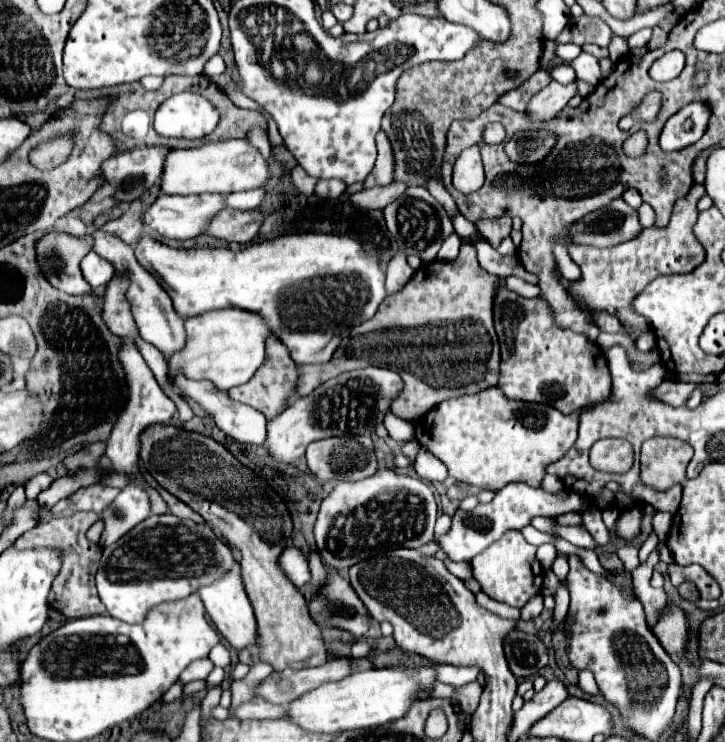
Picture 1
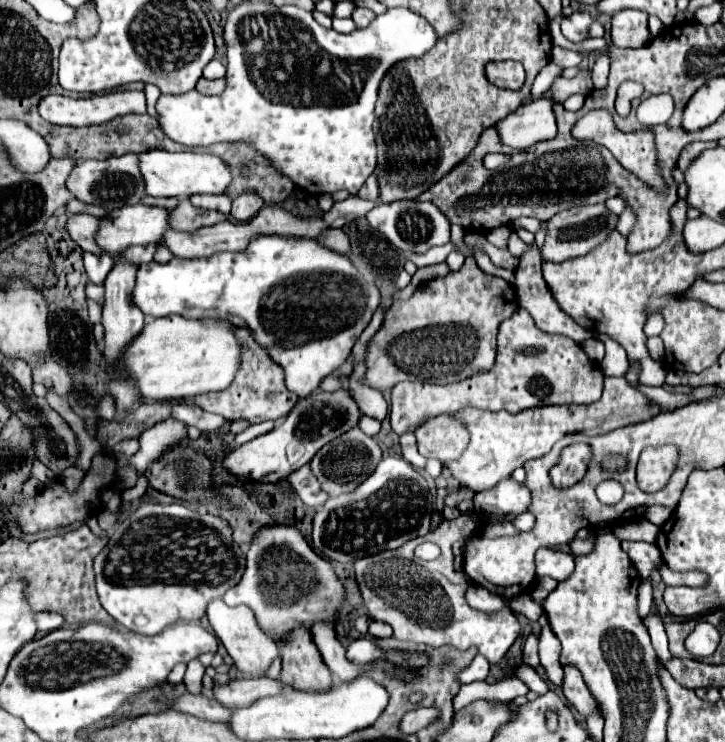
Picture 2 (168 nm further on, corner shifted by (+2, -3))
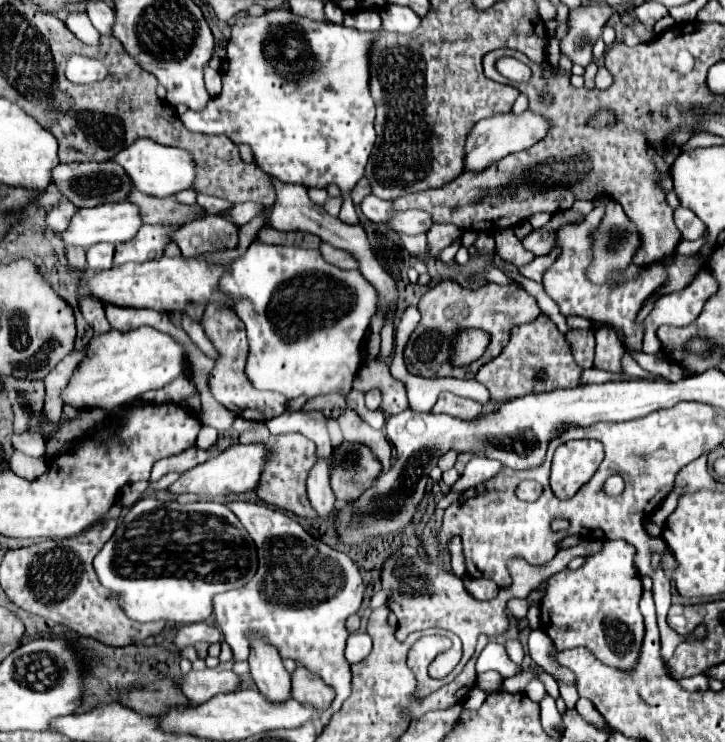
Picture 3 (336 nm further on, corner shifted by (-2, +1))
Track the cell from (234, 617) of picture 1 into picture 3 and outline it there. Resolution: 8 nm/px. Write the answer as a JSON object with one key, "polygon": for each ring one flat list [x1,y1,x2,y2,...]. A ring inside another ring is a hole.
{"polygon":[[251,634,251,654,247,662,259,692,267,700,283,702,291,696,291,676,285,670,279,652,259,634]]}

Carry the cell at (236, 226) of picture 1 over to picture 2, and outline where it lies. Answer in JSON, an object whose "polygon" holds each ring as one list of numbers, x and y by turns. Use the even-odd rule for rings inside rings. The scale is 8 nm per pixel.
{"polygon":[[183,200,177,208,169,212,169,226,179,232,193,232,203,226,213,226,217,222,223,222,225,216,221,212,209,212,191,206,189,200]]}

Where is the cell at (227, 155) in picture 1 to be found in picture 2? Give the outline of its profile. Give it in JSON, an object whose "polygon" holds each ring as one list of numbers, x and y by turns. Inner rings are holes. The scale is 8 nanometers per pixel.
{"polygon":[[149,150,137,154,139,170,145,180,145,192,149,196,193,196,193,194,223,194,231,182,231,172,225,162,215,154,185,152,171,154,167,150]]}

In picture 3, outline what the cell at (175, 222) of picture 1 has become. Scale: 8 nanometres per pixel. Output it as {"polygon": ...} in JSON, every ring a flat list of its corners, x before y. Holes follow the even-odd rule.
{"polygon":[[113,202,113,204,103,204,95,208,79,208,77,214,73,216,69,228,61,232,63,242,71,246,83,246,89,248,99,242,111,242,111,244,121,244,121,242,131,242,135,234,139,232,139,226,143,226,143,218,139,212,139,206,133,206,133,202]]}

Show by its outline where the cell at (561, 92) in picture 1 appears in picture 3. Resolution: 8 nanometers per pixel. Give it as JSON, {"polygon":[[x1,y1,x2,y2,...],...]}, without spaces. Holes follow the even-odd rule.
{"polygon":[[525,110,523,114,497,114,491,118,485,118,483,122,479,122,465,144,465,170,471,172,479,172,483,168,487,168,491,162,497,162,501,158,505,158,511,152,521,152,527,150,529,146,533,146,535,142,541,142,547,136,547,130,551,128,551,120,543,114,537,114,533,110]]}

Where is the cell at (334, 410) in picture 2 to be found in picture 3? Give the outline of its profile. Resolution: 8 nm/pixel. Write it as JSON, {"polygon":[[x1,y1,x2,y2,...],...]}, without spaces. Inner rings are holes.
{"polygon":[[235,444,227,450,223,450,219,456,195,466,193,470,187,470,181,474,181,478,169,486,171,494,185,494,193,492,199,496,209,498,223,498,227,494,239,494,247,490,255,490,259,486,259,476,263,472,263,466,269,462,271,448,265,444]]}

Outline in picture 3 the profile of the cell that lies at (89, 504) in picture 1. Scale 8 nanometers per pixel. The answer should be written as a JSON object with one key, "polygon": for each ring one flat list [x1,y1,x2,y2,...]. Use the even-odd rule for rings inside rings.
{"polygon":[[189,448,177,456,169,456,169,458,163,458,159,460,155,466,153,466,153,472,151,472,151,478,149,482,155,482,159,480,161,476,169,474,169,472,187,472,189,468,195,468,197,464,203,464,205,460,209,458,209,452,205,450,199,450,199,448]]}

